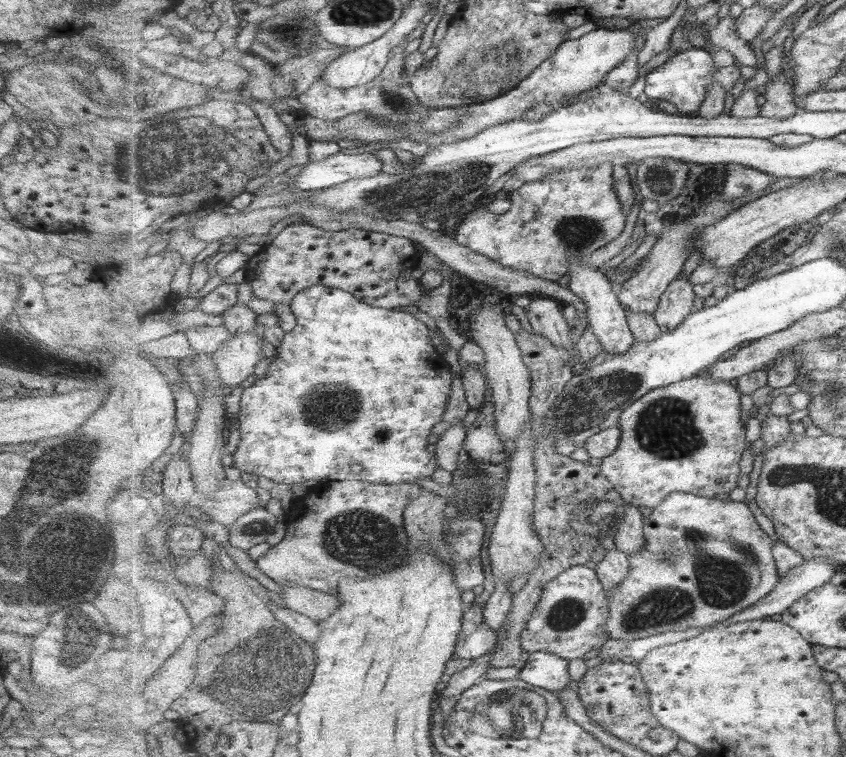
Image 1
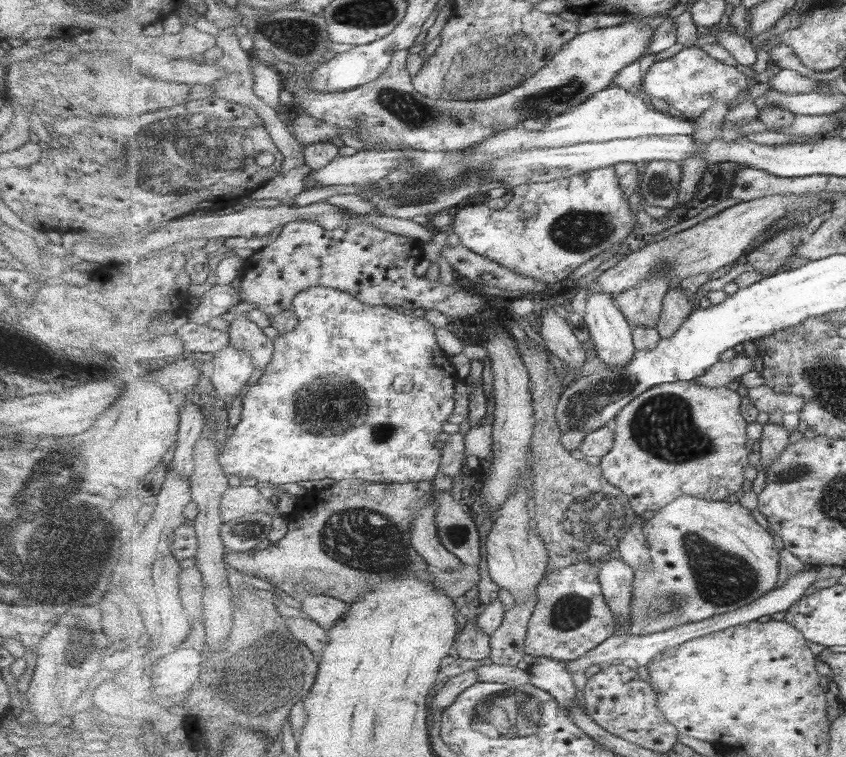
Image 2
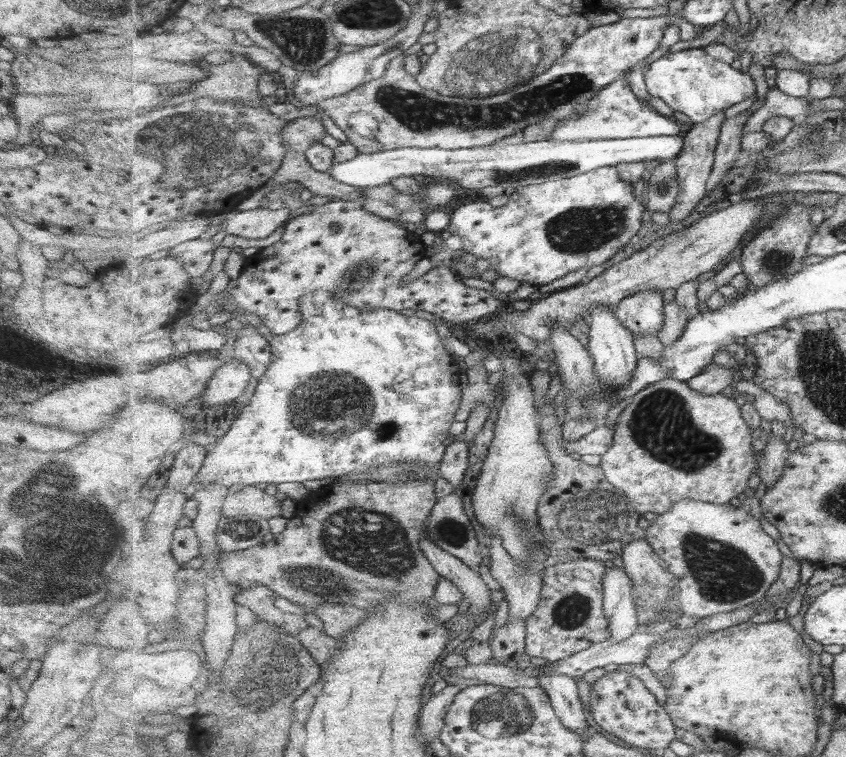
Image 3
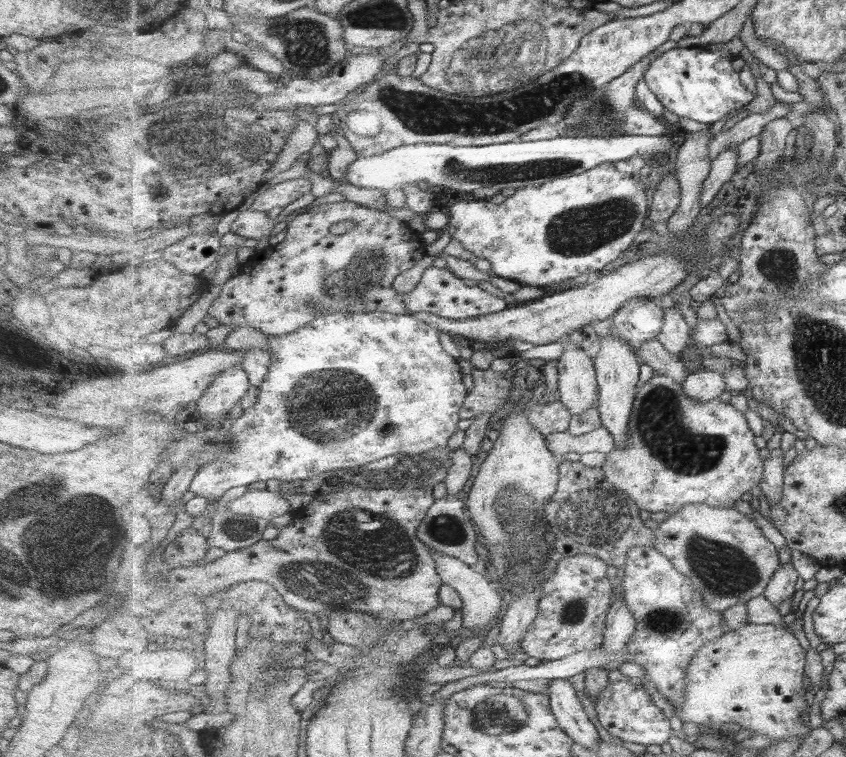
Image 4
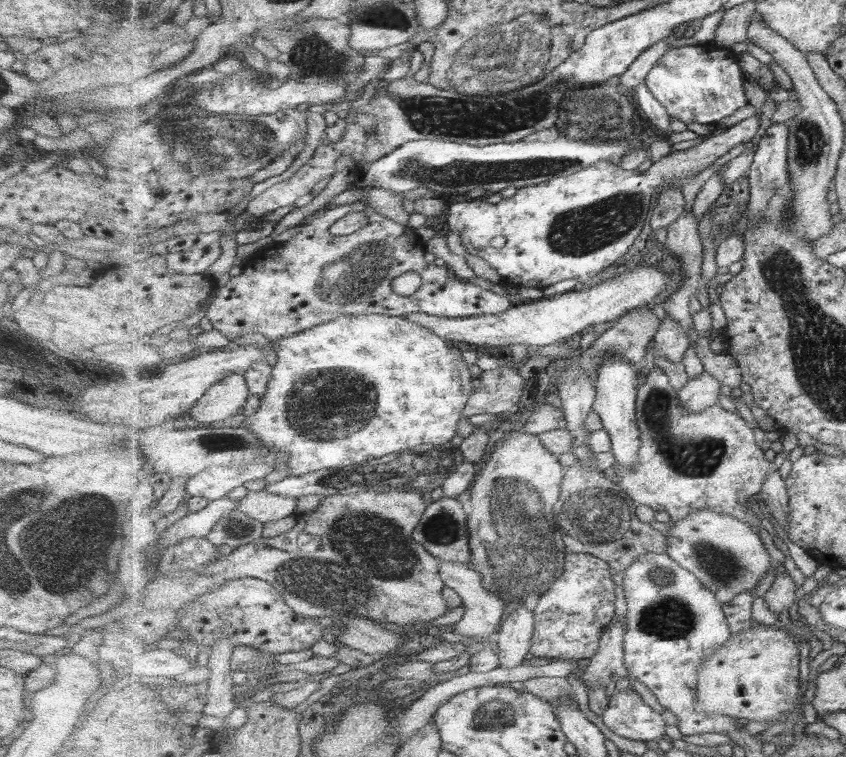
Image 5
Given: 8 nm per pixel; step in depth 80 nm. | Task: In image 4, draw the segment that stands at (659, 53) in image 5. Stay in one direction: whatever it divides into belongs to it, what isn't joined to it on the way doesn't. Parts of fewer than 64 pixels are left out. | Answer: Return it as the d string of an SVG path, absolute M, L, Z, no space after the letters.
M648 54L641 59L635 66L632 66L623 76L613 79L611 83L605 86L603 95L609 97L610 109L618 114L617 128L621 130L619 136L664 136L667 131L674 131L675 127L670 125L663 116L655 116L649 109L642 106L636 99L636 86L640 80L644 79L646 71L650 64L657 60L657 54Z

